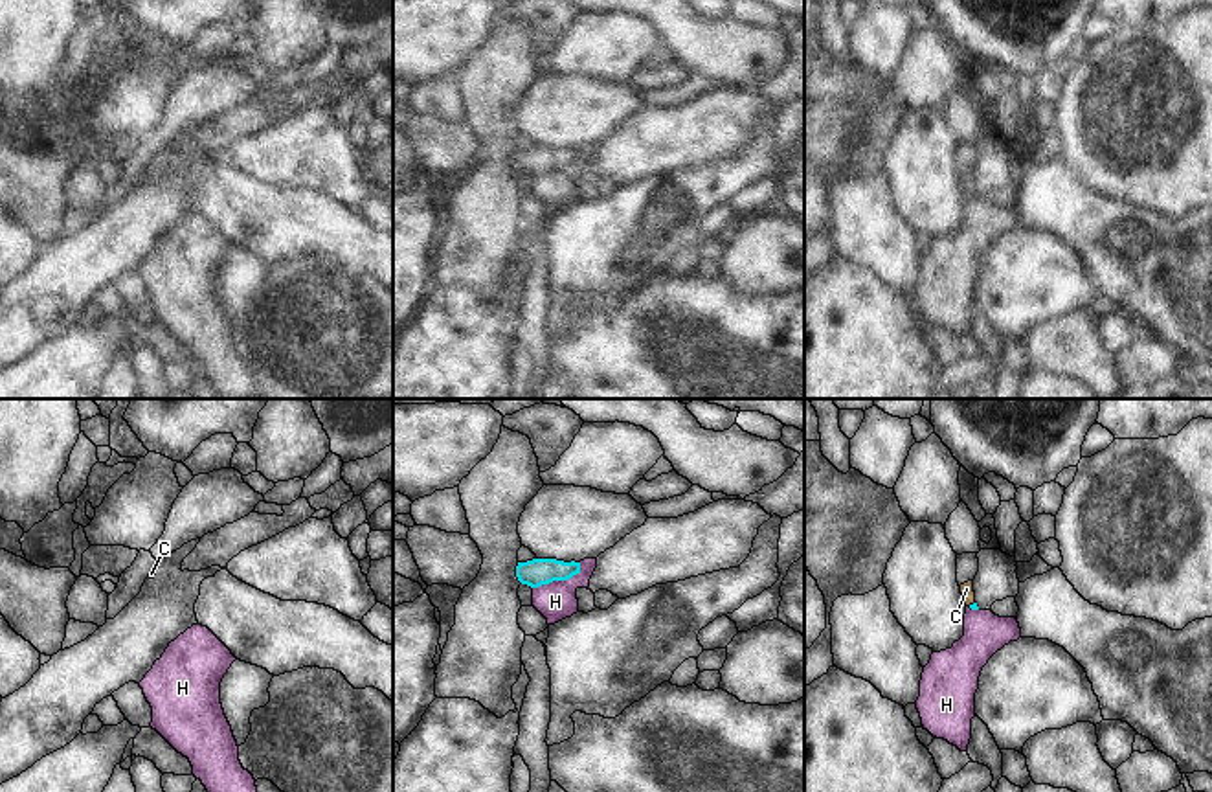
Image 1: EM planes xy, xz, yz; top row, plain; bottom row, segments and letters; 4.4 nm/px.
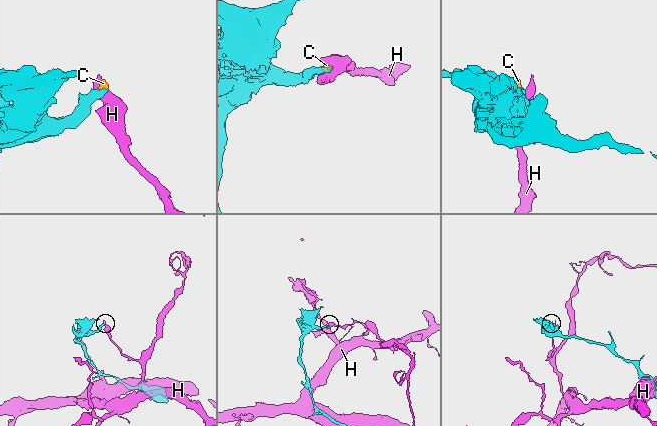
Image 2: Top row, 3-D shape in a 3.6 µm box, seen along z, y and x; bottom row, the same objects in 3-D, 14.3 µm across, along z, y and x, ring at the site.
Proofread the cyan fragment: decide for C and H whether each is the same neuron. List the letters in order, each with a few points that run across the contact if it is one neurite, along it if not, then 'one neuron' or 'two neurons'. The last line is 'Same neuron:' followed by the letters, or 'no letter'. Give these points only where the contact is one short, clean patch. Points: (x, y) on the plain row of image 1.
C: line yz (974, 195), (970, 193), (966, 177); one neuron
H: two neurons
Same neuron: C

